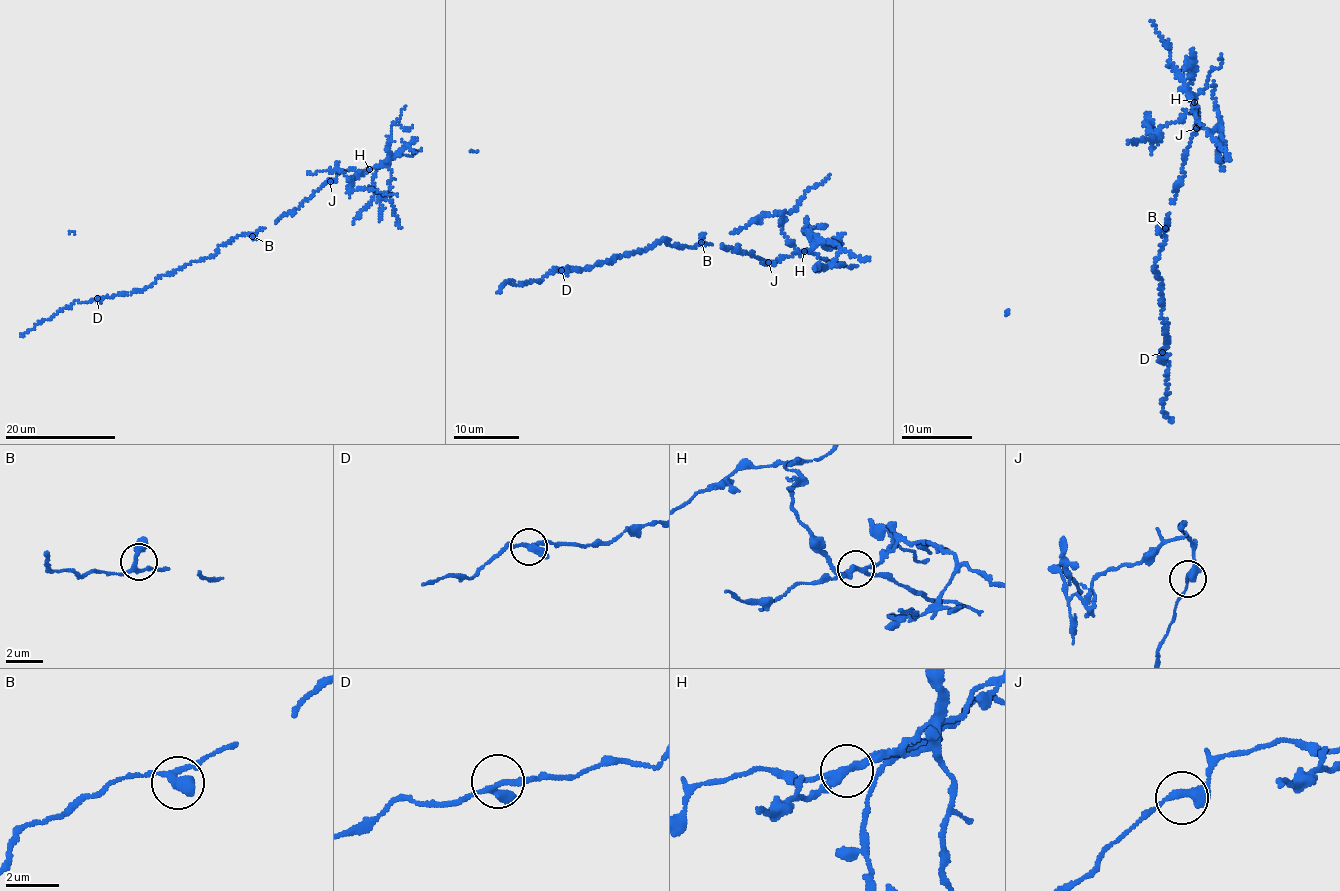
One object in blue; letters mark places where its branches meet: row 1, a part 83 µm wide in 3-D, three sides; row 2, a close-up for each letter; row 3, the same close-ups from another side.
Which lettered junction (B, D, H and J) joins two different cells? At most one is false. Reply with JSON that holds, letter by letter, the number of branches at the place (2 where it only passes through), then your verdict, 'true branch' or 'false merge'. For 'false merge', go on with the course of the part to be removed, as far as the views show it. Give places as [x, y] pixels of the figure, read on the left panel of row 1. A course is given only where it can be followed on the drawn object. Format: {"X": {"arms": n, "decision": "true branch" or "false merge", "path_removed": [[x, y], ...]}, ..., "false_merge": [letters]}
{"B": {"arms": 3, "decision": "true branch"}, "D": {"arms": 3, "decision": "true branch"}, "H": {"arms": 3, "decision": "false merge", "path_removed": [[369, 169], [385, 165], [391, 170], [389, 197], [386, 200], [376, 195], [373, 178], [375, 171], [389, 160]]}, "J": {"arms": 2, "decision": "true branch"}, "false_merge": ["H"]}

